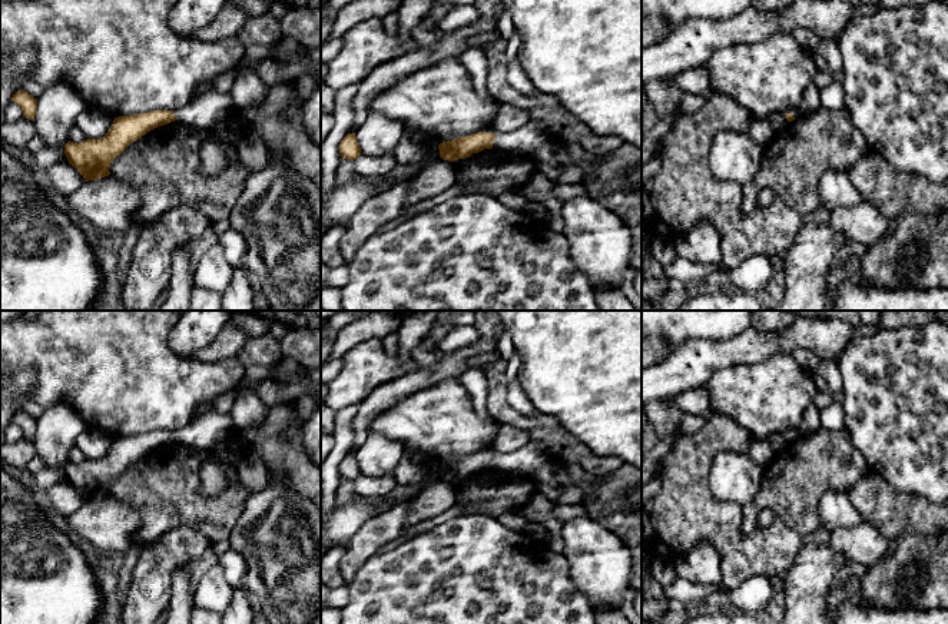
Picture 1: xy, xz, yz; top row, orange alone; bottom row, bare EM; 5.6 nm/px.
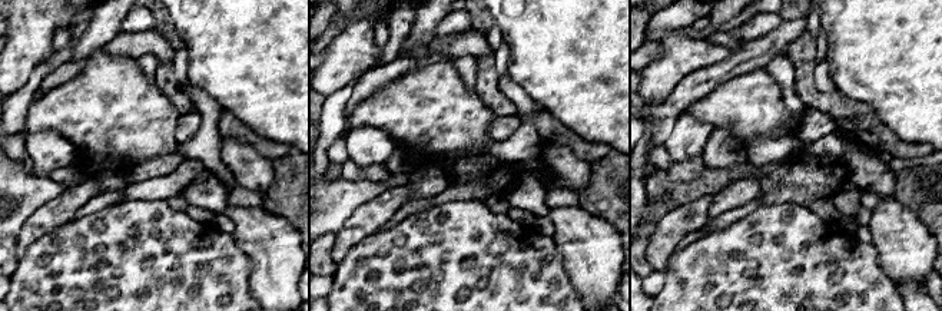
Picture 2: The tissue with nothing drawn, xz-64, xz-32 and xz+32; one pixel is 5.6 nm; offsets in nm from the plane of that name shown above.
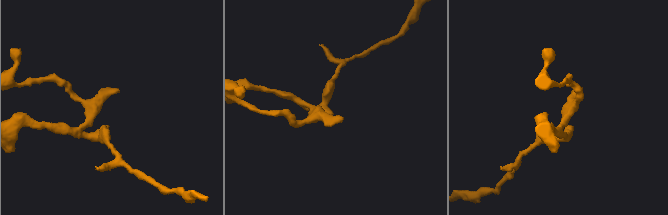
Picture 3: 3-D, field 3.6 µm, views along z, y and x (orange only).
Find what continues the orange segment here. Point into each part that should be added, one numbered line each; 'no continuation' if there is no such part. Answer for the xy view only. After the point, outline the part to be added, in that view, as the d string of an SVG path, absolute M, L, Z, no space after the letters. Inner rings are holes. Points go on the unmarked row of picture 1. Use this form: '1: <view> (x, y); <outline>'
1: xy (202, 432); M209 411L192 418L185 426L173 429L178 444L213 451L213 447L233 434L233 424L229 414Z

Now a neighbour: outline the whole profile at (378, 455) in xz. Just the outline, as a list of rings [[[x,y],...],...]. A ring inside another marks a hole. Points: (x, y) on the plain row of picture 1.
[[[369,434],[355,452],[361,474],[372,479],[394,474],[404,452],[400,441],[381,434]]]

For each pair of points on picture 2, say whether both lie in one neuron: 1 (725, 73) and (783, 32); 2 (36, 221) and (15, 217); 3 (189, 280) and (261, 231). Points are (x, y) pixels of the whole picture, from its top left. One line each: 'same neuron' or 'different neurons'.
1: same neuron
2: different neurons
3: different neurons

